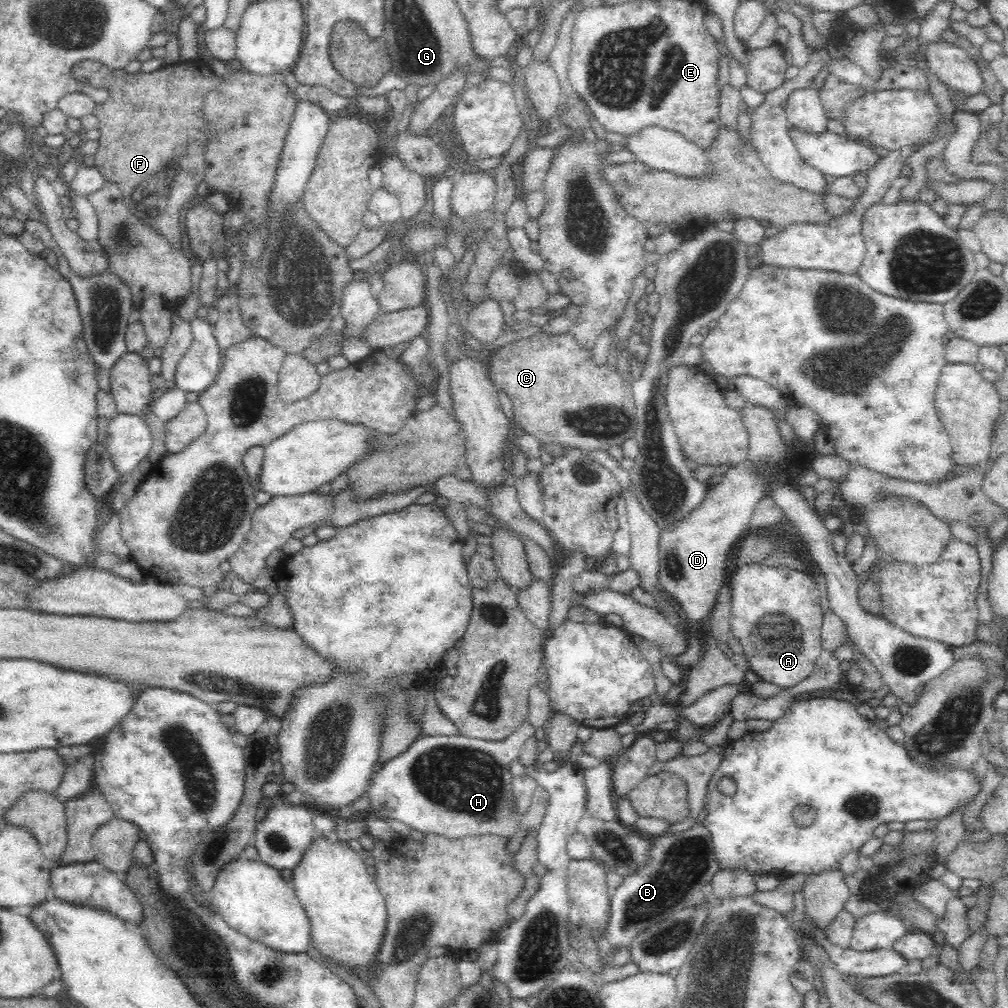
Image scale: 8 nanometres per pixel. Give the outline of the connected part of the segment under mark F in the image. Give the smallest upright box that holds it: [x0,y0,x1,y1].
[73,59,220,248]

